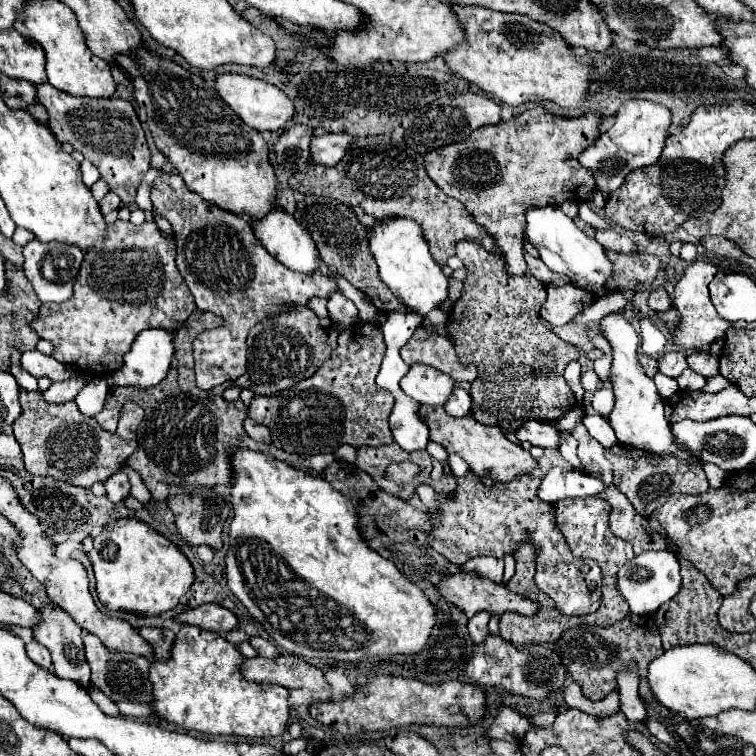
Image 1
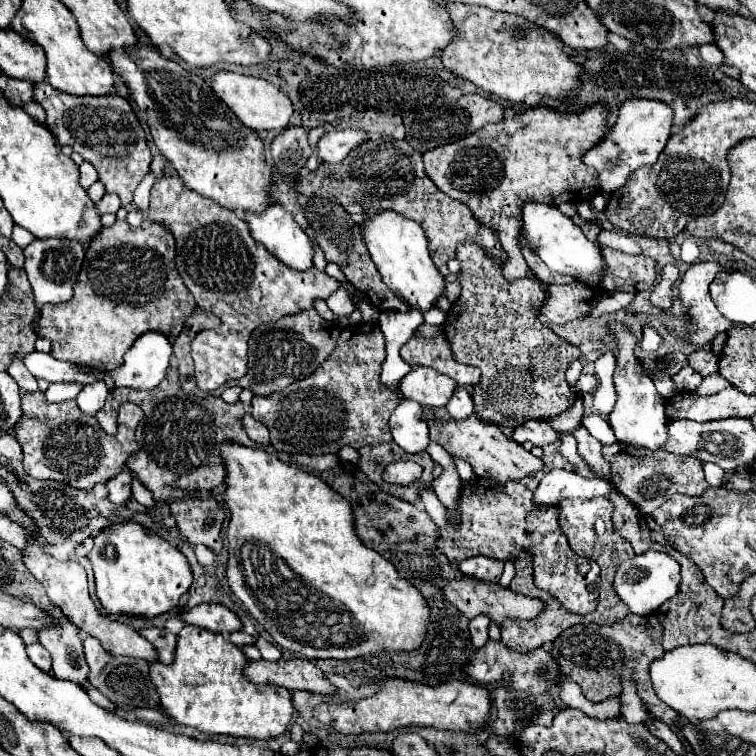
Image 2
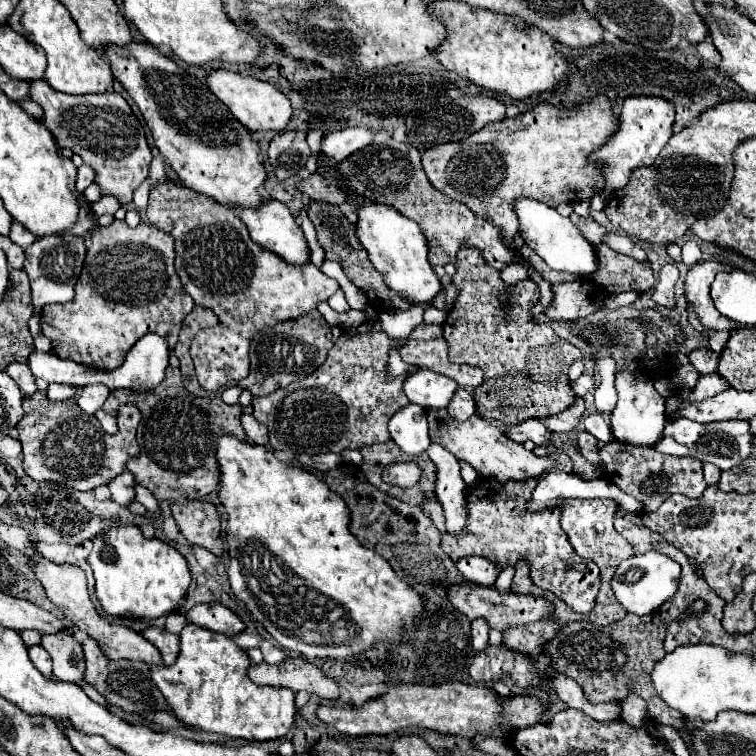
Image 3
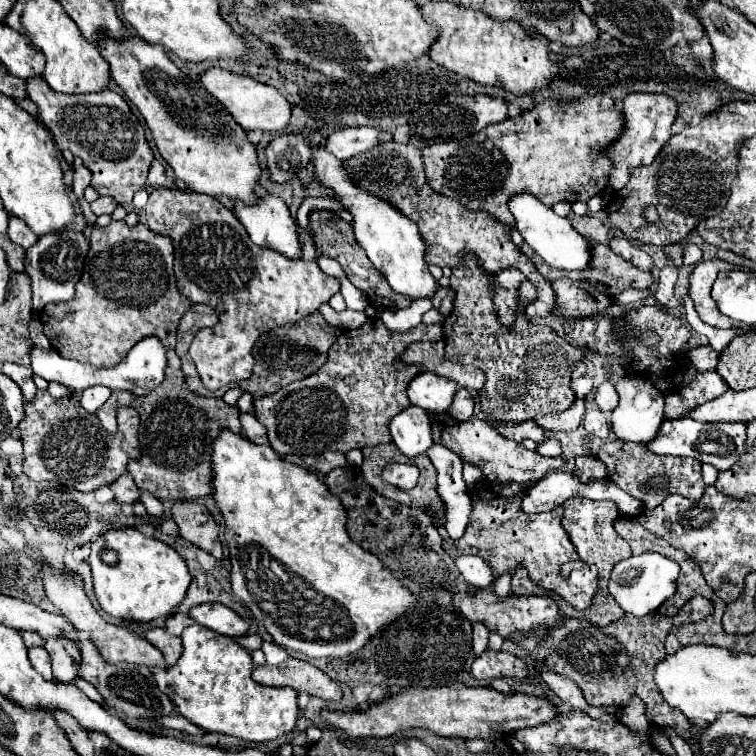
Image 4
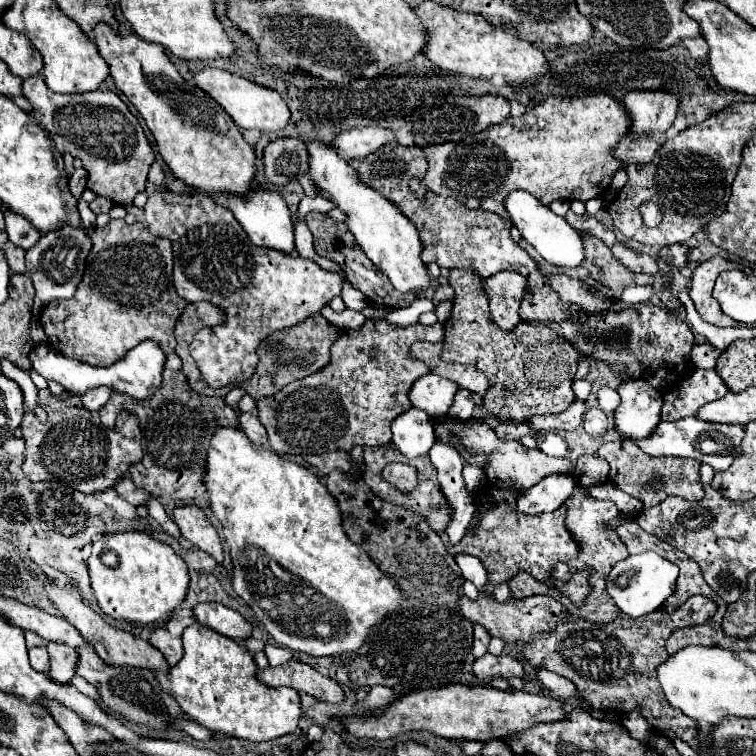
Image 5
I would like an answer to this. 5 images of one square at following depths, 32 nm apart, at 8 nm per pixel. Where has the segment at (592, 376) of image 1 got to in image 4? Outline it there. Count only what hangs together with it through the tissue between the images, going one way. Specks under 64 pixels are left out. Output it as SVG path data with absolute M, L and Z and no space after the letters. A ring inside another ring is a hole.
M582 376L578 380L572 380L572 390L574 390L576 398L586 398L592 392L592 386L594 386L594 382L590 376Z

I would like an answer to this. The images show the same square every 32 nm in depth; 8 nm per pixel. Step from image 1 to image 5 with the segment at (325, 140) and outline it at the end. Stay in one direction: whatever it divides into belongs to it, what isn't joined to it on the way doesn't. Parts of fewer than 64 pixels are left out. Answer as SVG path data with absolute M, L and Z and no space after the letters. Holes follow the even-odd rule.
M368 126L368 128L352 128L348 132L342 132L332 146L340 156L346 160L350 158L364 158L368 154L378 152L382 146L396 142L396 134L388 128L378 128L378 126Z

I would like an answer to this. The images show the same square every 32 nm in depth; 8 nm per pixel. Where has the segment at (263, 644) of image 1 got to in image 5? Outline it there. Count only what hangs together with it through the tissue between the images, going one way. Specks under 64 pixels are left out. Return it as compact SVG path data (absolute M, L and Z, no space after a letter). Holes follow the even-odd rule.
M268 644L264 652L266 652L268 660L270 660L270 666L280 666L280 664L286 664L286 662L290 662L290 660L294 658L292 652L286 650L286 648L282 648L282 646L272 646L272 644Z

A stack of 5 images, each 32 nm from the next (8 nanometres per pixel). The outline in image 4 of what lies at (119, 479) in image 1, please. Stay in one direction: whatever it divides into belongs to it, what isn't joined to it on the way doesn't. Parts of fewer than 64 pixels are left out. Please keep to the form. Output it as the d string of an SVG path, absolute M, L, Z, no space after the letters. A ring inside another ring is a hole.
M130 474L120 476L120 480L116 480L116 484L112 484L110 488L112 488L114 496L118 500L126 502L126 504L136 504L140 500L140 494L142 494L142 492L138 492L138 488L136 488L136 484L134 484Z

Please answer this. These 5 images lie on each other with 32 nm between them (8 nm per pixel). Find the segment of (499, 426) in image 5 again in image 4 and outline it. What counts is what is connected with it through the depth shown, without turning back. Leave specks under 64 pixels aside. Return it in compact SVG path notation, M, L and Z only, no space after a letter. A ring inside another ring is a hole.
M532 420L522 422L522 424L498 424L496 430L500 436L516 440L516 442L520 442L524 438L532 438L536 442L544 440L544 430L536 428L536 422L532 422Z

